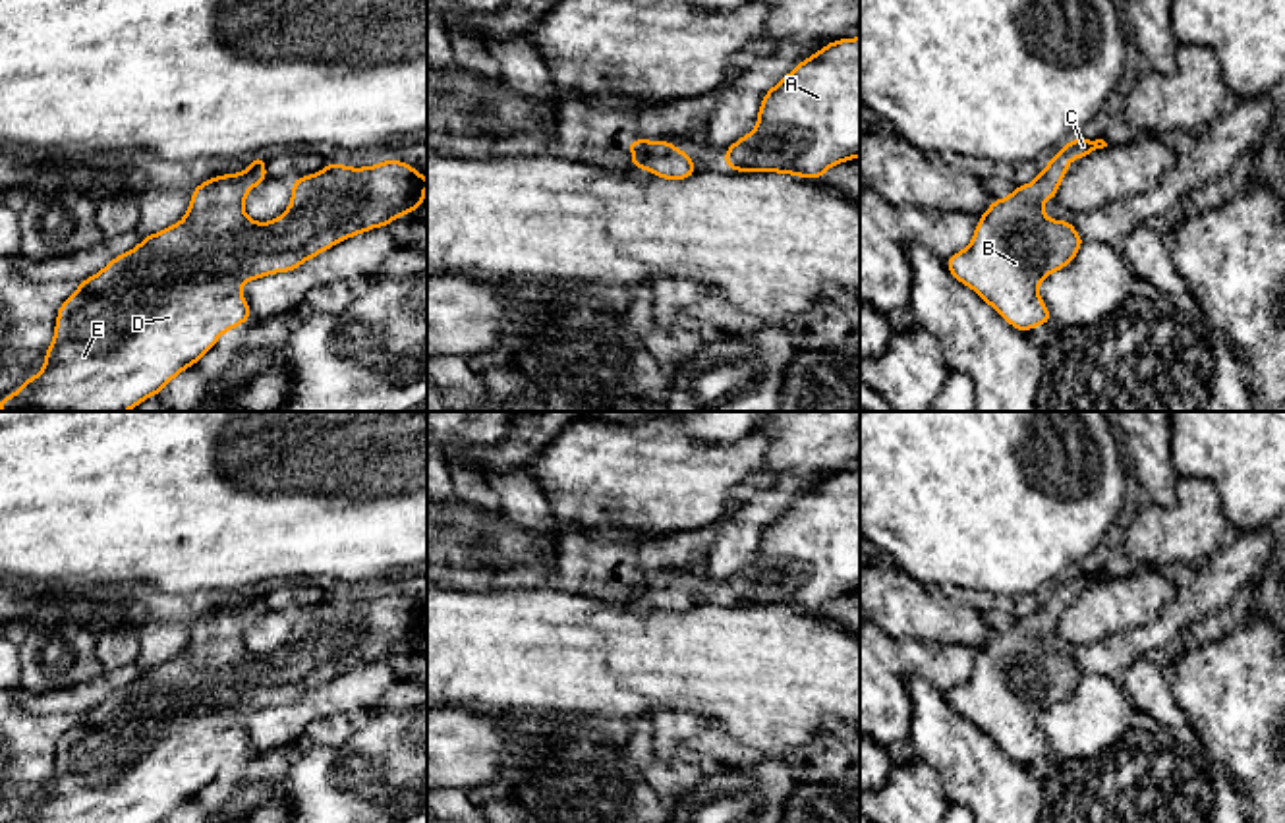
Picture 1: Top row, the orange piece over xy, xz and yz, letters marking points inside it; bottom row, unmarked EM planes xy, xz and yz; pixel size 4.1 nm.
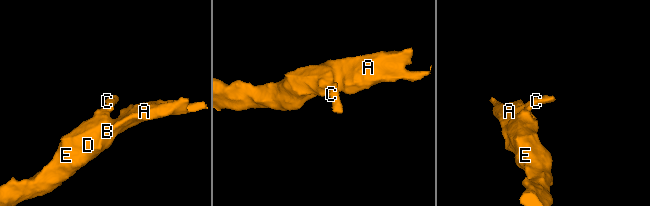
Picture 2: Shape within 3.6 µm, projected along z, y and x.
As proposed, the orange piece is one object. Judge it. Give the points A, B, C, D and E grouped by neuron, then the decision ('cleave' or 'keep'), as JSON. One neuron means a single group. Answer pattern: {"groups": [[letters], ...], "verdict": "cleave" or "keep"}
{"groups": [["A", "B", "C", "D", "E"]], "verdict": "keep"}

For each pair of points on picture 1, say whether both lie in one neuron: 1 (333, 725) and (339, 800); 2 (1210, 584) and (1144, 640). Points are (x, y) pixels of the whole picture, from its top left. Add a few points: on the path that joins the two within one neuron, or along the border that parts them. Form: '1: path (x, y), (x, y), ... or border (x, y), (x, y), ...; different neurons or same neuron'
1: border (354, 731), (337, 746), (306, 744); different neurons
2: path (1195, 599), (1160, 632); same neuron

